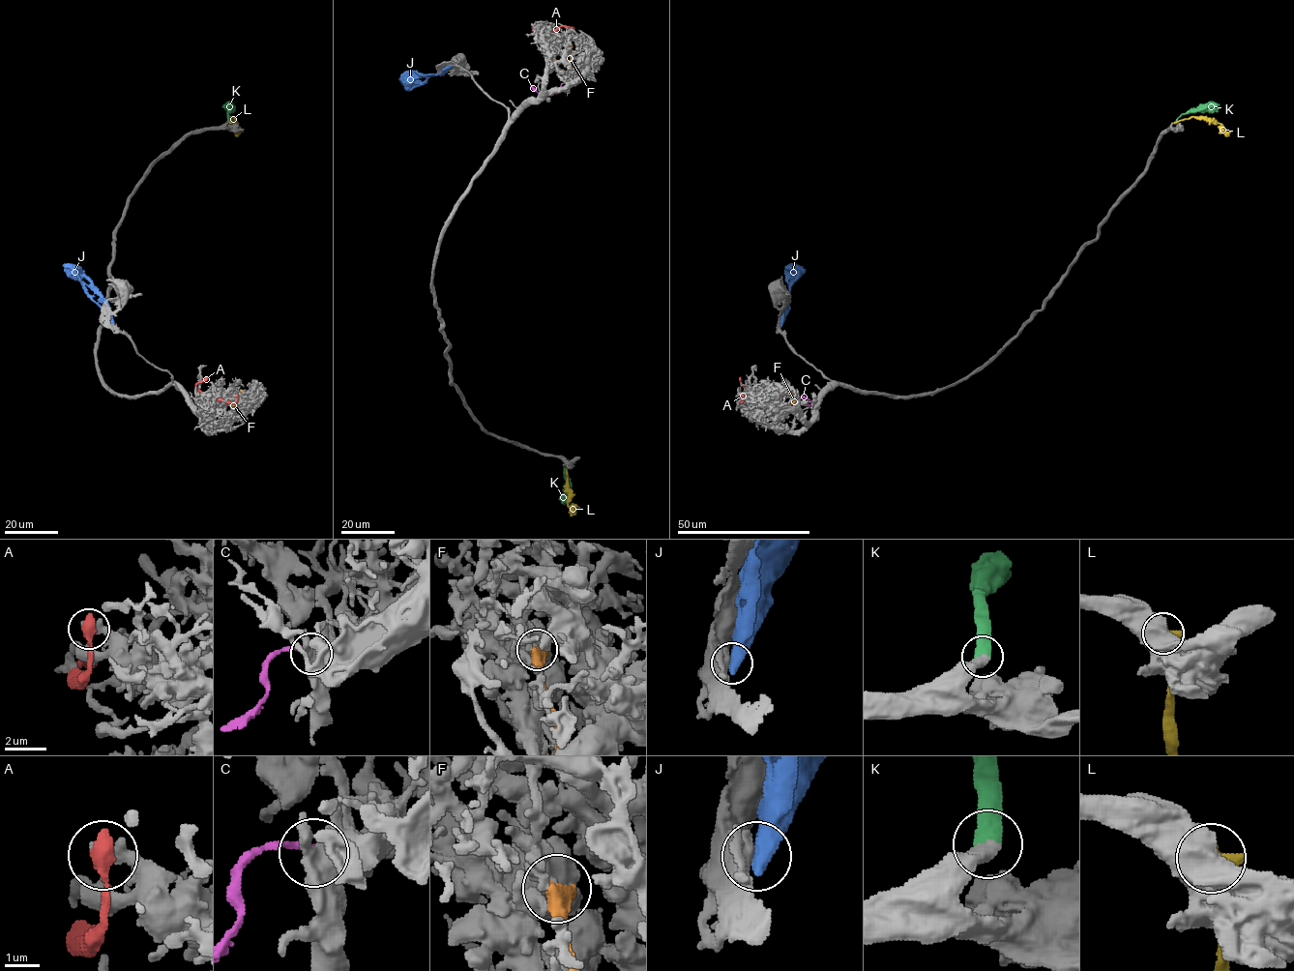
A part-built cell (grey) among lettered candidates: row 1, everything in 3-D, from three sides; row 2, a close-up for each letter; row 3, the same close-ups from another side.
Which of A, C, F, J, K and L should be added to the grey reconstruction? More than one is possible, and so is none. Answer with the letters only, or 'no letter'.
K

